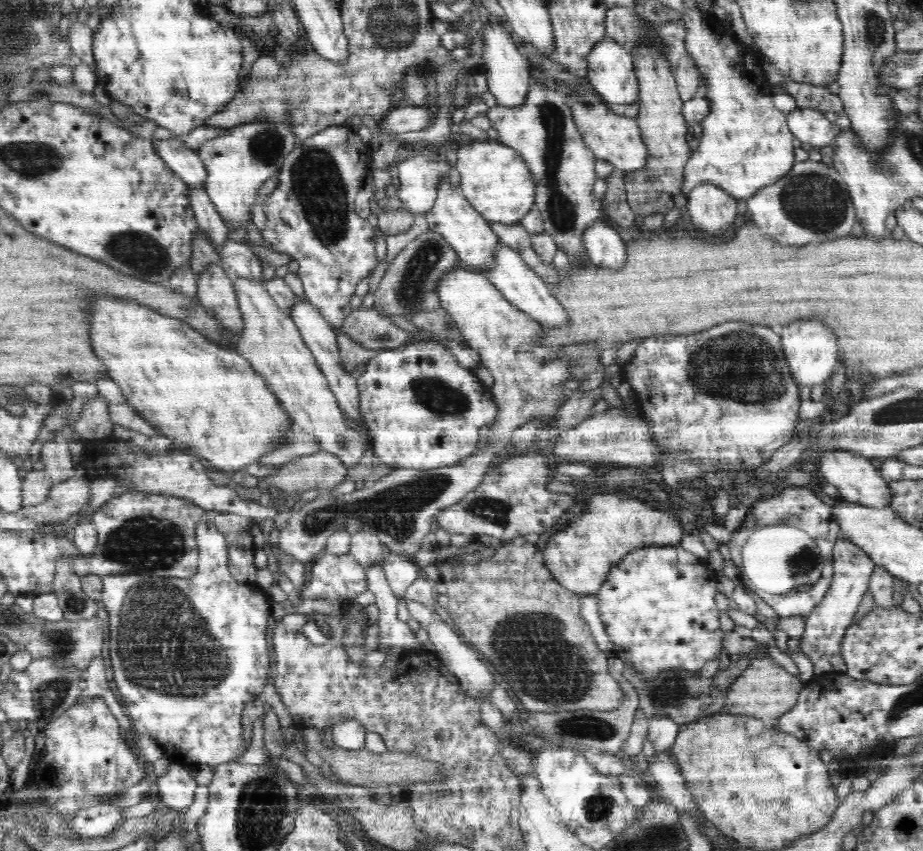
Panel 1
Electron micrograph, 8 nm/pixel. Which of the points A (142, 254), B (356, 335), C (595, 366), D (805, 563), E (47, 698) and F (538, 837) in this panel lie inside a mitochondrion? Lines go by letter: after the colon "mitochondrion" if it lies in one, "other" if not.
A: mitochondrion
B: other
C: other
D: mitochondrion
E: mitochondrion
F: other

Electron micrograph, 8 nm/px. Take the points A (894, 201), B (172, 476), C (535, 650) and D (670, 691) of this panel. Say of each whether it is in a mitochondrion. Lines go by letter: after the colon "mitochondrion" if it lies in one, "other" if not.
A: other
B: other
C: mitochondrion
D: mitochondrion

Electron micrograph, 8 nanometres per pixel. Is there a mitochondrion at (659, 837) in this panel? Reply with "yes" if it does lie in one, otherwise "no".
yes

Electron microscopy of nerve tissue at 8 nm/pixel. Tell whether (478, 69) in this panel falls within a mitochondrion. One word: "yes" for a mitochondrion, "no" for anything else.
no

